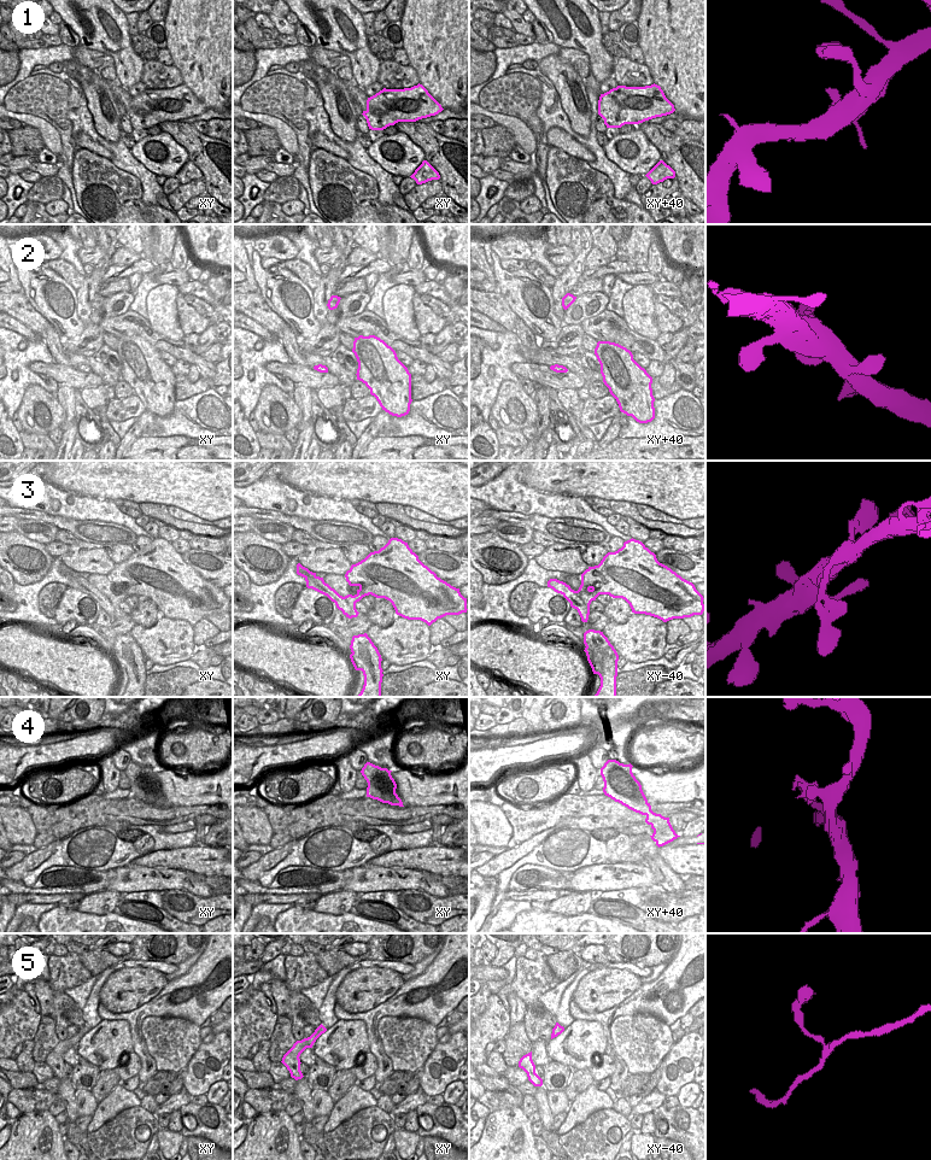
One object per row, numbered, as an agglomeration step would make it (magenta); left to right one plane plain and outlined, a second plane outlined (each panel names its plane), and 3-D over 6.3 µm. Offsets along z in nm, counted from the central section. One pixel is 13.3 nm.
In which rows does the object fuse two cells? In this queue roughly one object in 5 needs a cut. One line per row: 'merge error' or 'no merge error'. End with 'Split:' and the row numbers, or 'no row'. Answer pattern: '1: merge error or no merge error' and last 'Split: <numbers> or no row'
1: no merge error
2: no merge error
3: no merge error
4: merge error
5: no merge error
Split: 4

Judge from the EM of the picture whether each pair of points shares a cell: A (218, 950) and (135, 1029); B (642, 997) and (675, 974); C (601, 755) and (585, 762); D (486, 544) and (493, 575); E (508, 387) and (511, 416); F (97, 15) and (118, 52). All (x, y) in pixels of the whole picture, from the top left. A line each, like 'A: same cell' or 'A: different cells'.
A: same cell
B: same cell
C: different cells
D: same cell
E: same cell
F: same cell

